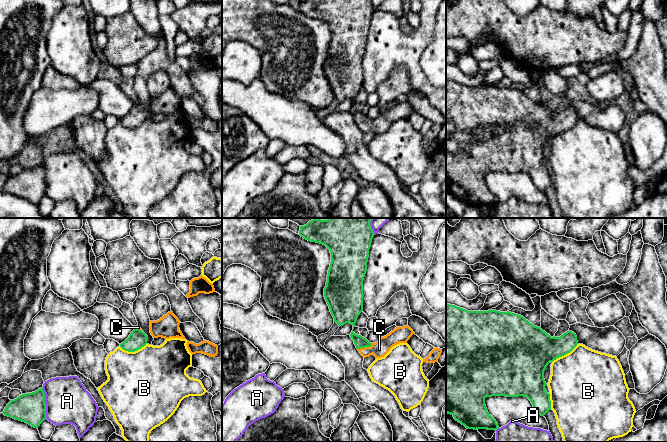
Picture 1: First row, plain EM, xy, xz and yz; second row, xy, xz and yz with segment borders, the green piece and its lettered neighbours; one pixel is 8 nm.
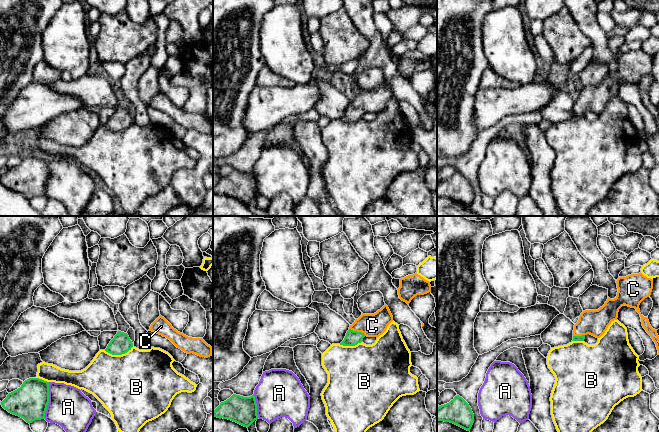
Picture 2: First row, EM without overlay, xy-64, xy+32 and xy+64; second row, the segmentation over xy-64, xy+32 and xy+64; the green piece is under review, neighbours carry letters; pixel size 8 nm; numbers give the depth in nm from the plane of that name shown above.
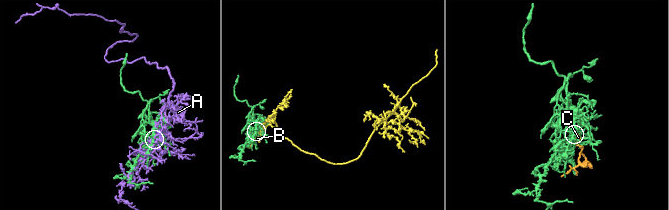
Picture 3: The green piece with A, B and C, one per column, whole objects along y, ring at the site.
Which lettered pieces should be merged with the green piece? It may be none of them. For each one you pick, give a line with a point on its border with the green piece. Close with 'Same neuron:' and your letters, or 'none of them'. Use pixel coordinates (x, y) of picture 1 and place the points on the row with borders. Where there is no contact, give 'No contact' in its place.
C: Touches green at xz (365, 346)
Same neuron: C

